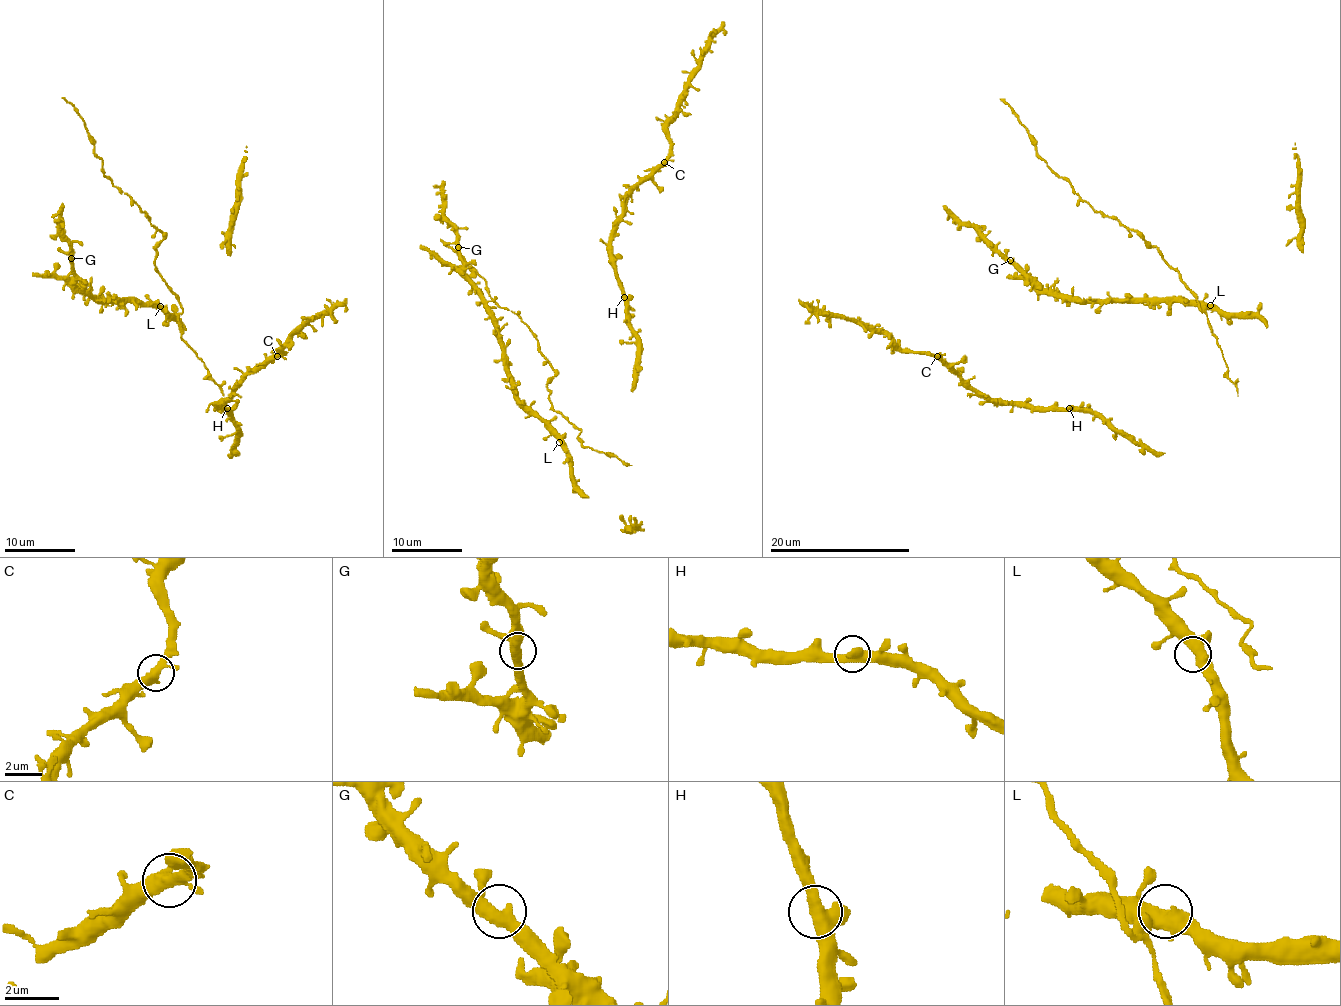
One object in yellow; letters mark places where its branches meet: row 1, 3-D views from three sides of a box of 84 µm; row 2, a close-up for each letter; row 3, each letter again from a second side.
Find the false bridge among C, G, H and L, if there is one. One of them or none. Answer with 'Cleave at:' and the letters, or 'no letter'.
Cleave at: no letter

